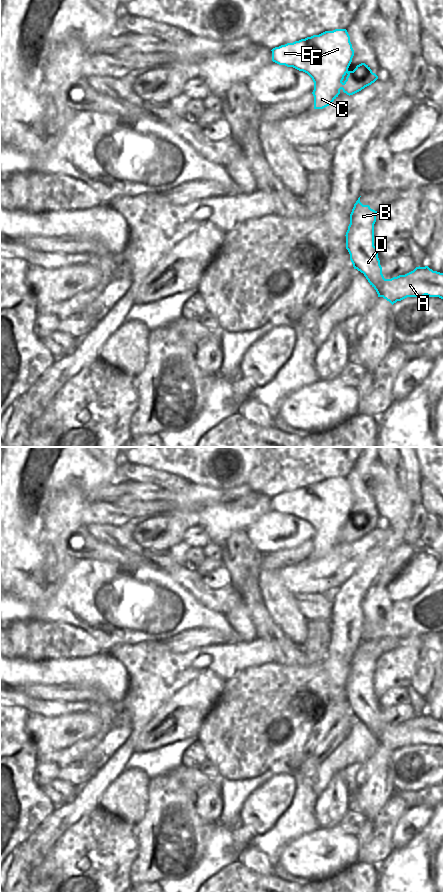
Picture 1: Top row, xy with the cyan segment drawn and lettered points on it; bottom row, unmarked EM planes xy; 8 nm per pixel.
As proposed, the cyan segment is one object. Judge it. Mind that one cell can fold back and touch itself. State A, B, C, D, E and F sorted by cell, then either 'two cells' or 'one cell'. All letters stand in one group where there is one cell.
groups A B C D E F; one cell

